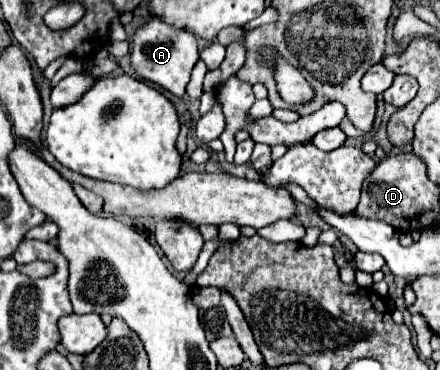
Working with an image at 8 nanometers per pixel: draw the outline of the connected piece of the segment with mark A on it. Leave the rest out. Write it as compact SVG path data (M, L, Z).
M149 17L147 23L141 29L137 29L137 33L133 35L131 65L133 65L135 73L141 79L157 83L159 87L167 89L175 97L185 95L185 87L189 83L191 69L195 67L197 61L199 61L199 53L197 53L195 35L185 29L173 29L171 25L165 25L163 21L159 21L157 17Z

